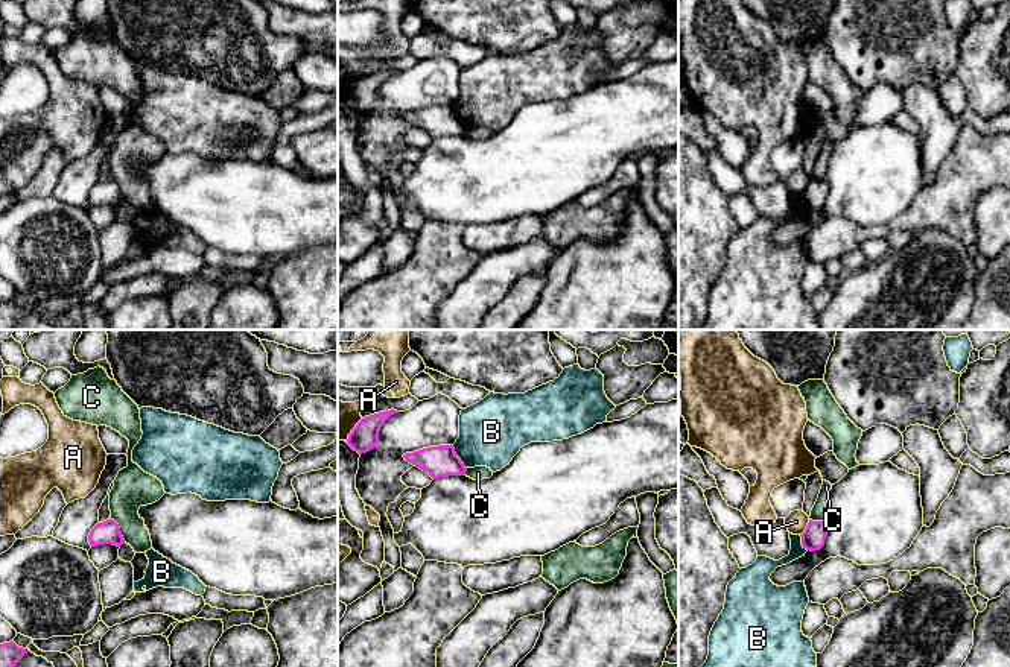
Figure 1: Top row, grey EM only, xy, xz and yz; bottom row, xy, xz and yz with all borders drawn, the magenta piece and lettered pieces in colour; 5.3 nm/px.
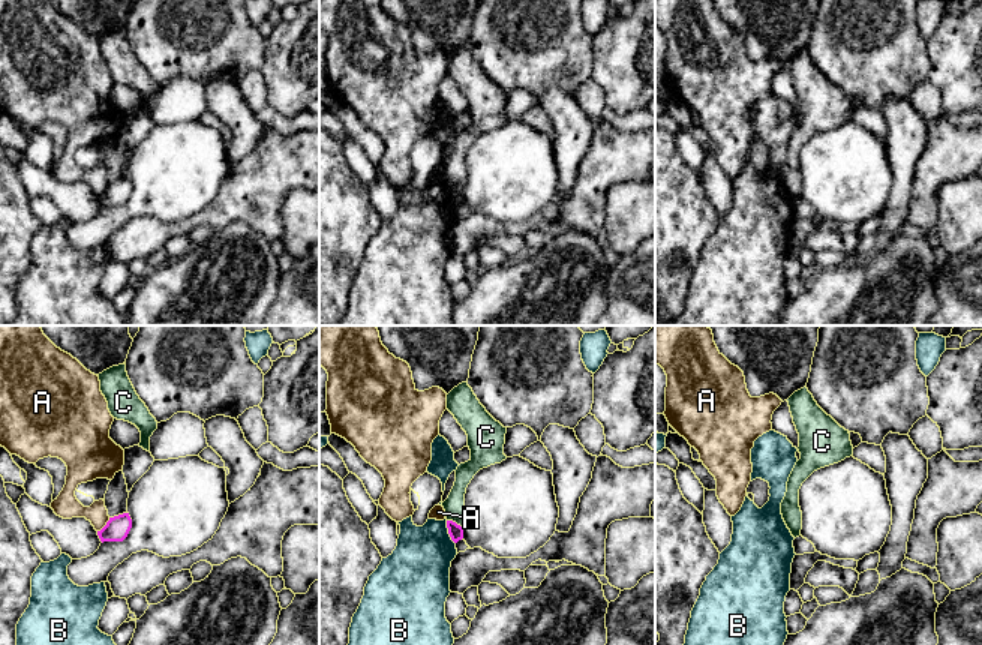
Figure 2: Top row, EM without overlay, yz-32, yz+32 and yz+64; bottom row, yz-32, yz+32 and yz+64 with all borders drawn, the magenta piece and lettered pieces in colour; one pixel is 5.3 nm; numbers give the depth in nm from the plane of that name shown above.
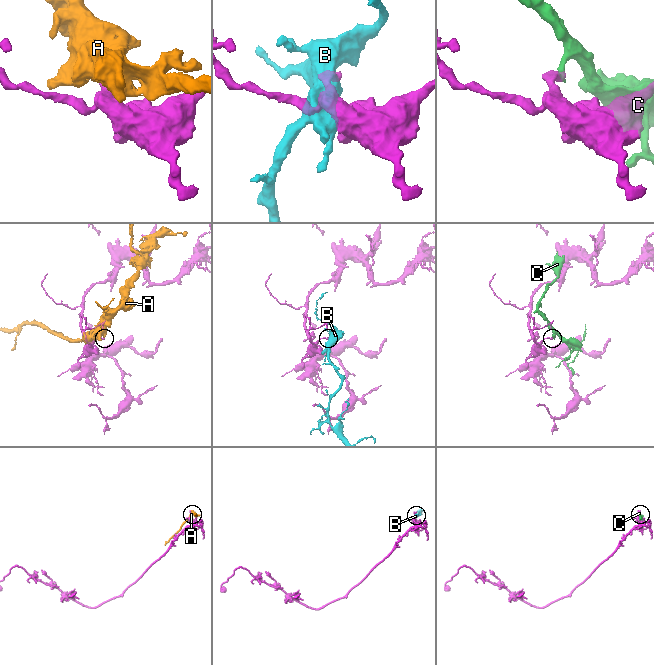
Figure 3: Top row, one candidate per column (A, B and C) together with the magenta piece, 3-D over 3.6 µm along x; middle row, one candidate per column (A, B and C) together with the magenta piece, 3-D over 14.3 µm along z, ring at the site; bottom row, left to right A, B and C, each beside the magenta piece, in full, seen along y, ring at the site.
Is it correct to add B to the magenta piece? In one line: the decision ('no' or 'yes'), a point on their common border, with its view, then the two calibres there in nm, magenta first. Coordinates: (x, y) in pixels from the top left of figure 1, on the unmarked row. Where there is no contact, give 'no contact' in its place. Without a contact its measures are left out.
no; contact xz (458, 117); calibres 170 and 360 nm

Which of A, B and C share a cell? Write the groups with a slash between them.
A / B / C

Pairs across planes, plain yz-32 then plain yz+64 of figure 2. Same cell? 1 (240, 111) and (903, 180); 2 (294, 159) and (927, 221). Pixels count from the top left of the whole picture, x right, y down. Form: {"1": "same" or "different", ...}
{"1": "same", "2": "same"}

